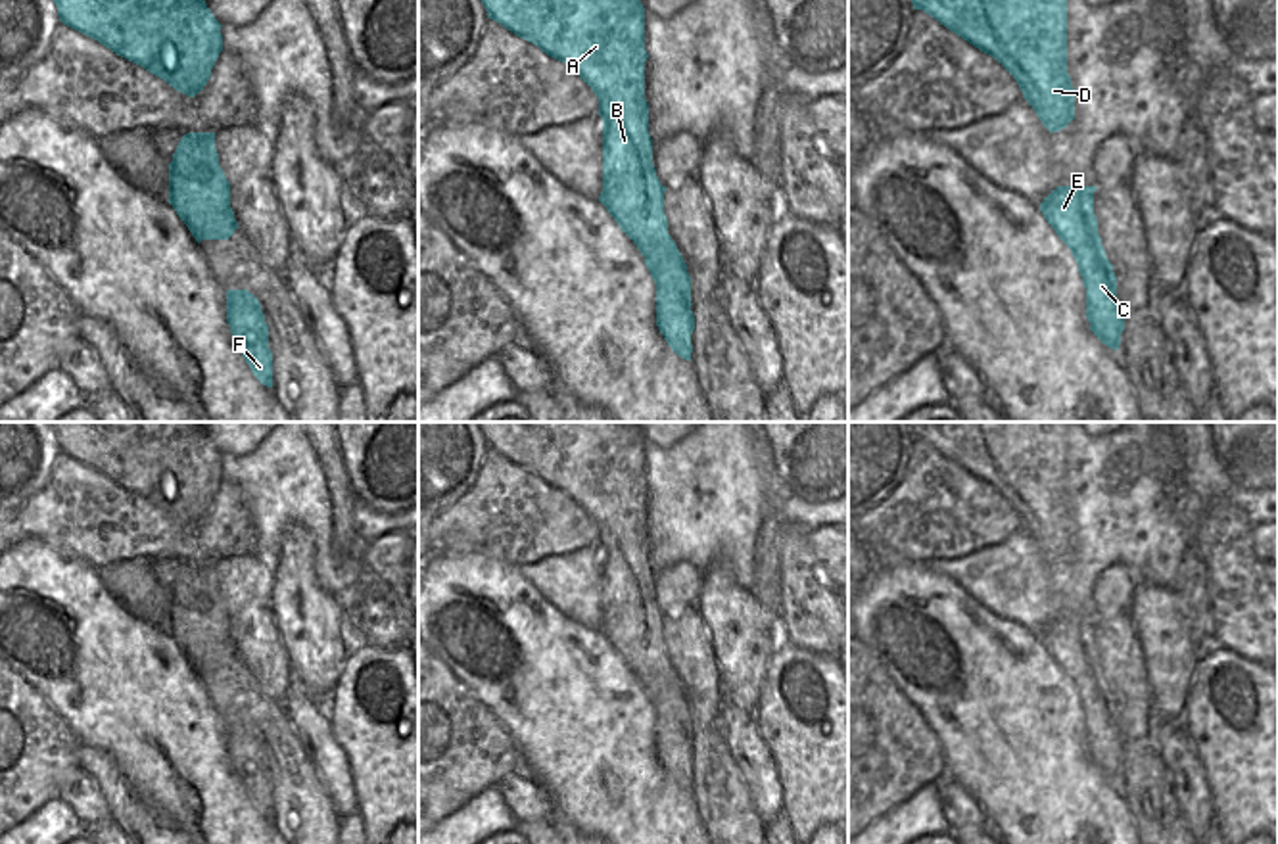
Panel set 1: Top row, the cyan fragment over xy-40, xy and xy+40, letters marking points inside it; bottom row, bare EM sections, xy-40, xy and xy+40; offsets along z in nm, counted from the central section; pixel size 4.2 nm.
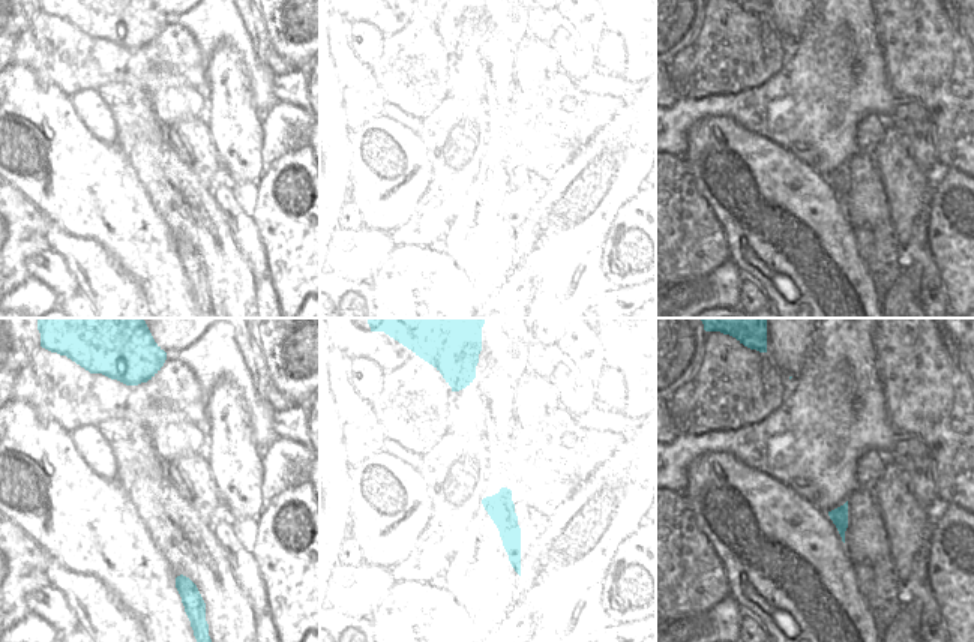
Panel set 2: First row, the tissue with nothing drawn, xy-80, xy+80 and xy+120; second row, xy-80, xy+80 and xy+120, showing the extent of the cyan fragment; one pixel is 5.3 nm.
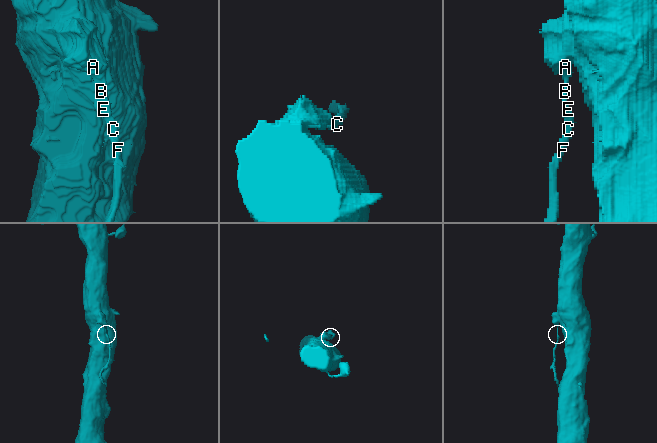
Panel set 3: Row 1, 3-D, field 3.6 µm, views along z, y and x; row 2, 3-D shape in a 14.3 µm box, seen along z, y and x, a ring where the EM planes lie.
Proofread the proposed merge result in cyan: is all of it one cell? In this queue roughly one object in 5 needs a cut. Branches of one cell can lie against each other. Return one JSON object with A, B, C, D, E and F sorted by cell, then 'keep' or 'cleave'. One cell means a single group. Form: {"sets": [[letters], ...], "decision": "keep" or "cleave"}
{"sets": [["A", "D"], ["B", "C", "E", "F"]], "decision": "cleave"}

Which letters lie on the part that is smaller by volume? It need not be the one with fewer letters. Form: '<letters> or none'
B, C, E, F

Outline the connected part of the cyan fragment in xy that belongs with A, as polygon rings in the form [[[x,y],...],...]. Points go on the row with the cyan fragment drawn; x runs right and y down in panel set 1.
[[[482,0],[487,17],[566,63],[597,96],[603,121],[649,113],[641,0]]]

